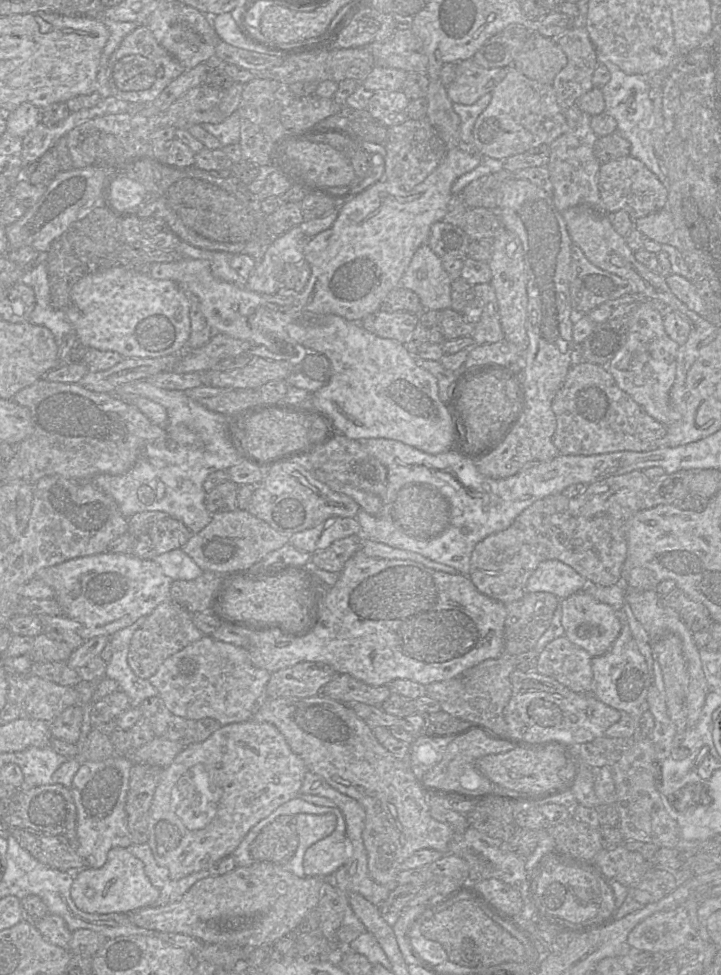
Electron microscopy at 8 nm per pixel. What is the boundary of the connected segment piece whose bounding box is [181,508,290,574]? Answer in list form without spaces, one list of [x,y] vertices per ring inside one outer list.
[[[237,508],[233,511],[212,514],[210,523],[198,533],[191,534],[181,549],[204,572],[219,574],[259,564],[267,554],[289,543],[289,538],[247,510]]]

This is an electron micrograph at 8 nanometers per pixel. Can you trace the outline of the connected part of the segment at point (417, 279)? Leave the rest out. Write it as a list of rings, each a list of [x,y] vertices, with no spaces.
[[[424,244],[413,255],[399,286],[416,293],[424,310],[443,311],[451,307],[451,282],[441,258]]]

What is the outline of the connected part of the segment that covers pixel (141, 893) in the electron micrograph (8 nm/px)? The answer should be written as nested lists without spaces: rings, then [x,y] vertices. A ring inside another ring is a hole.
[[[122,847],[110,849],[102,867],[81,869],[71,886],[71,898],[77,908],[94,914],[133,912],[151,906],[158,897],[159,890],[147,877],[143,862]]]

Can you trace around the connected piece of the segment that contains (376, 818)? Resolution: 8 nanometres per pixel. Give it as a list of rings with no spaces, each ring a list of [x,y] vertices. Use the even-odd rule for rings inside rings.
[[[317,695],[309,698],[263,697],[252,719],[273,724],[285,737],[291,750],[305,763],[308,771],[320,775],[332,788],[356,799],[365,809],[366,818],[362,840],[367,852],[370,877],[385,887],[395,887],[400,865],[421,849],[449,853],[454,830],[451,826],[433,819],[428,797],[408,771],[403,760],[397,759],[377,740],[371,728],[352,710],[350,705],[329,697]]]

